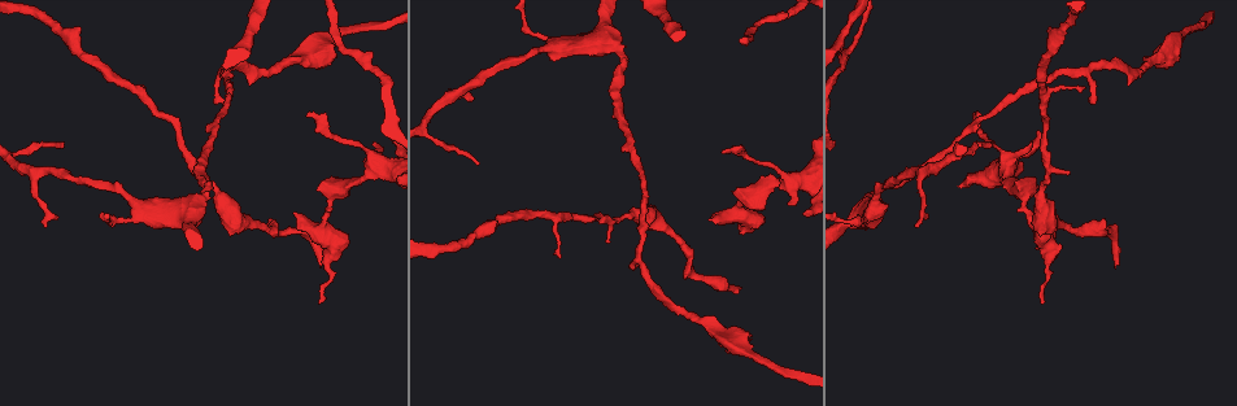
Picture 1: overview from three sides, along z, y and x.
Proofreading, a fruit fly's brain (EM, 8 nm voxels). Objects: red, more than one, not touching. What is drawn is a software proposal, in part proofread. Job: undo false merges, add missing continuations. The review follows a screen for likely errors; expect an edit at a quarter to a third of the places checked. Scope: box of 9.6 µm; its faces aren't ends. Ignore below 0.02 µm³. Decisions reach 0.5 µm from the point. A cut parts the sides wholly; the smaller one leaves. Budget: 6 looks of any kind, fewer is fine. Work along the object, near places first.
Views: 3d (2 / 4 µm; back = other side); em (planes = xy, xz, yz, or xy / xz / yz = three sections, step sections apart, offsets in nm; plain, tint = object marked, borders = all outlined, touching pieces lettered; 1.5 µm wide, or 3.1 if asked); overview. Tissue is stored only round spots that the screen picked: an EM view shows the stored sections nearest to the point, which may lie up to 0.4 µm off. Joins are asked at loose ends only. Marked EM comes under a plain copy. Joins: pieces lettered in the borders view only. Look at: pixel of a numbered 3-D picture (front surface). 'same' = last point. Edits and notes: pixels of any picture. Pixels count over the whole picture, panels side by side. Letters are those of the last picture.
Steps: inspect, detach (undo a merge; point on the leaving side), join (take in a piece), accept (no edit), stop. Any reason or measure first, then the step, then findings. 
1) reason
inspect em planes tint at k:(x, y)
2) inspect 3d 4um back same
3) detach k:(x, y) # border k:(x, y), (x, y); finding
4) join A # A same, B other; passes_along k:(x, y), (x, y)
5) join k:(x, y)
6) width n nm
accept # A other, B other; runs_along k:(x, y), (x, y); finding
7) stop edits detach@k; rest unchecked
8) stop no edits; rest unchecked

inspect 3d 4um at 1:(308, 114)

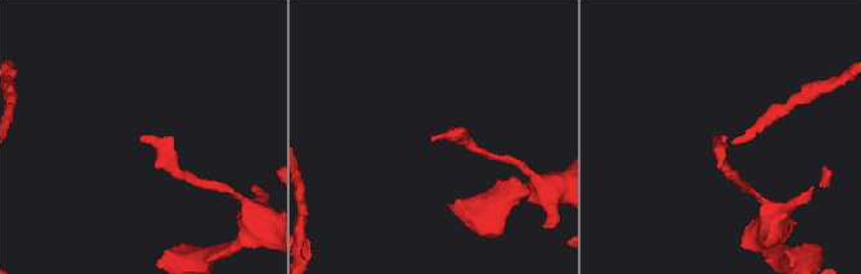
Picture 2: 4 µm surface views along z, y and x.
need the tissue
inspect em planes borders at 2:(431, 140)

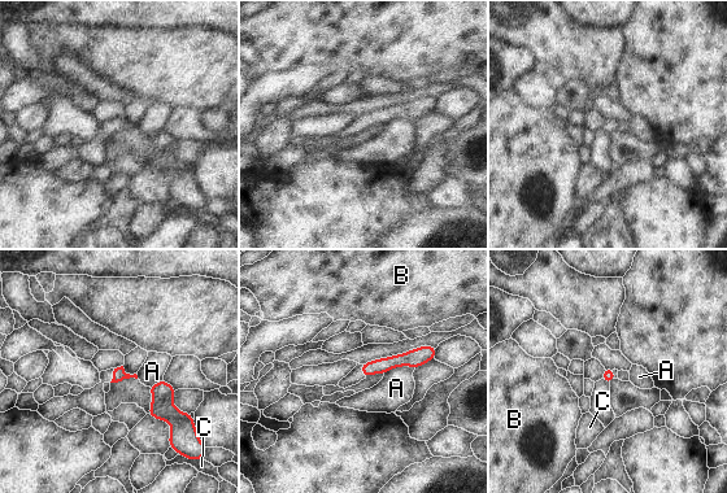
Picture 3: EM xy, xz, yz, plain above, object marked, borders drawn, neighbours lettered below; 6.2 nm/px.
width 80 nm
accept # A other, B other, C other; runs_along 3:(432, 350), (414, 358), (364, 369); no lettered piece goes on from it

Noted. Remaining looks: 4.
inspect em xz step 8 borders at 1:(1117, 265)

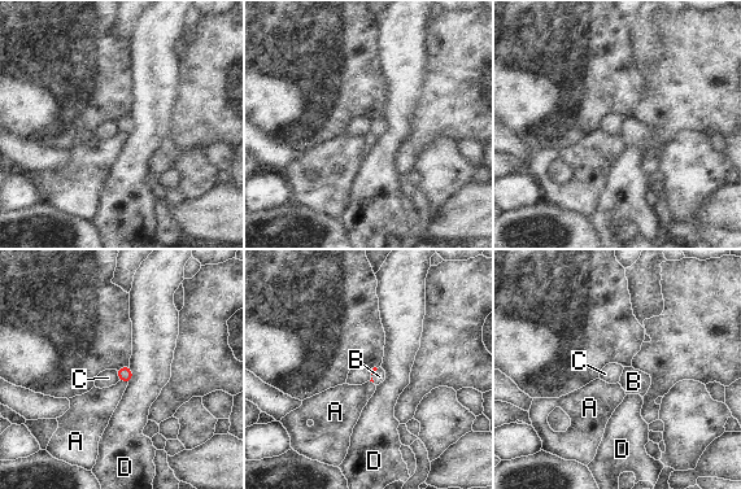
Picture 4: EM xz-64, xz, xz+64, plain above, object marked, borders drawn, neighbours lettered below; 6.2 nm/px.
inspect em planes borders same

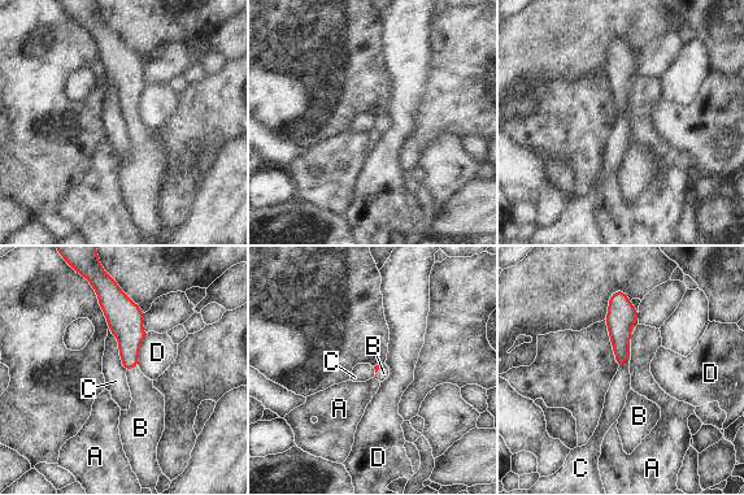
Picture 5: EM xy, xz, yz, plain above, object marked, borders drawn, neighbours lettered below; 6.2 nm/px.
join B # A other, B same, C other, D other; it goes on there

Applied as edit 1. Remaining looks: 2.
stop edits join@5; rest unchecked

